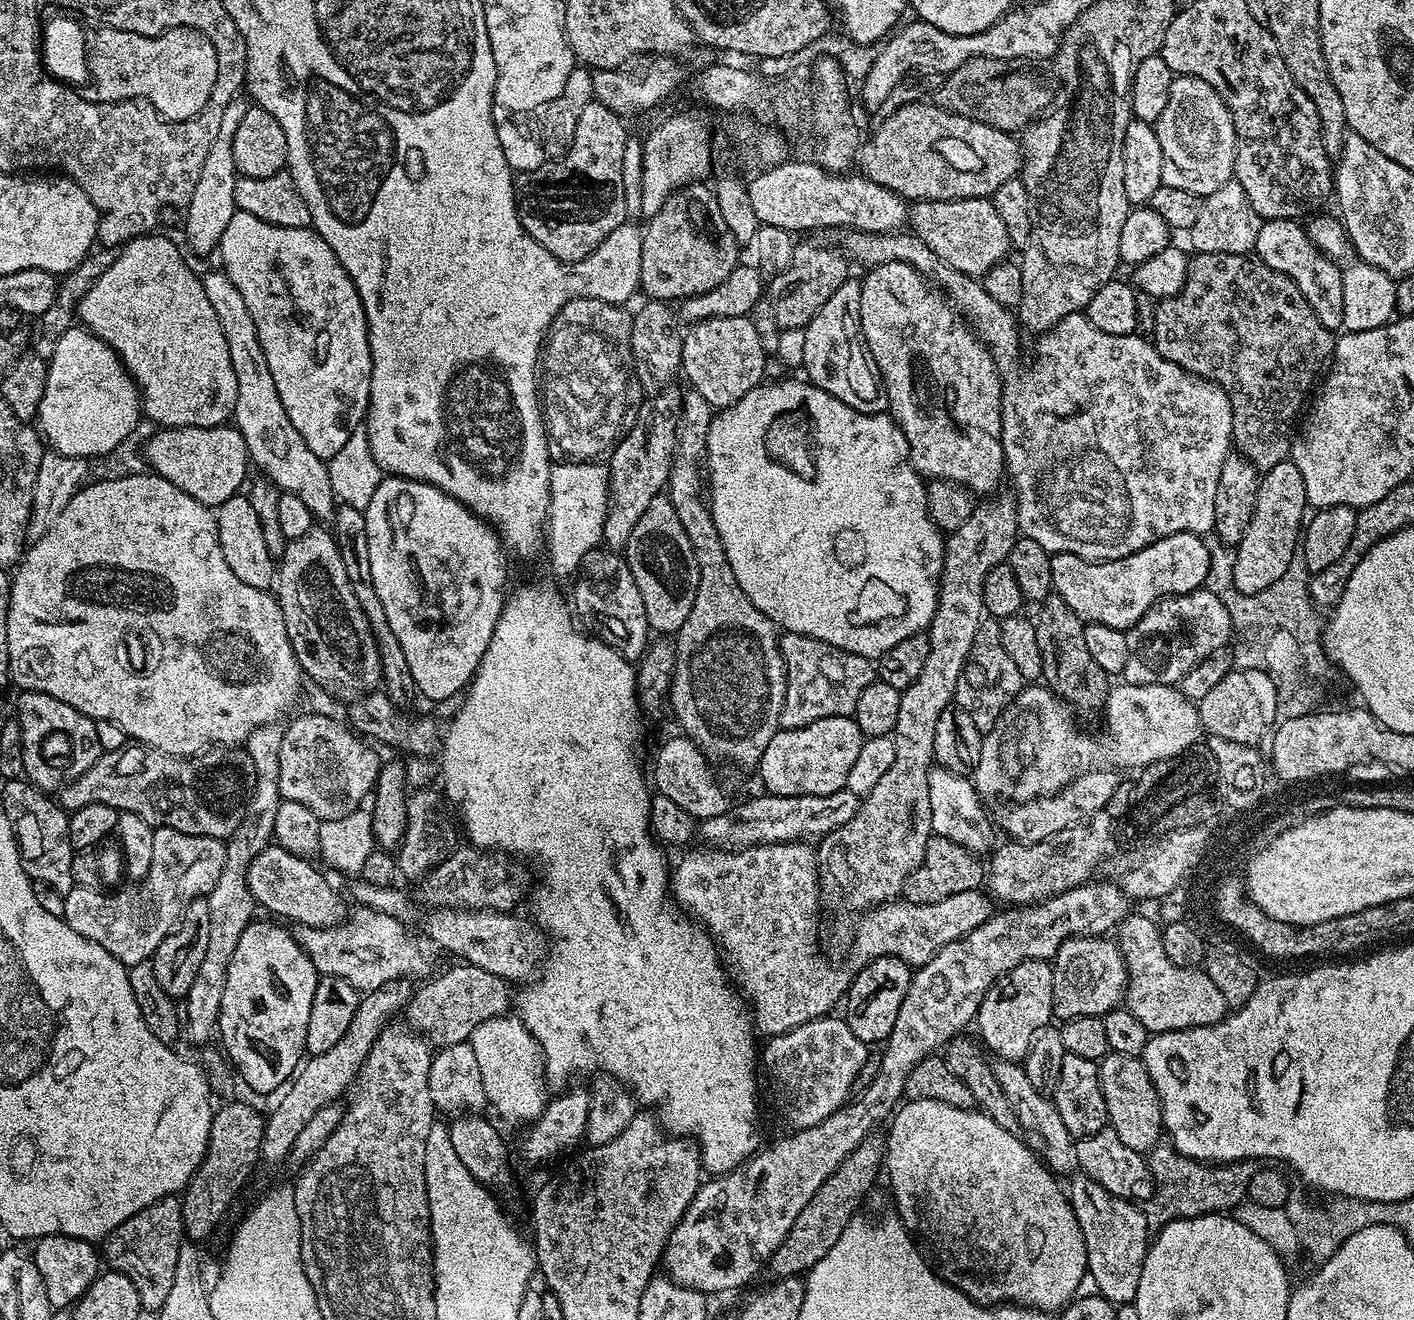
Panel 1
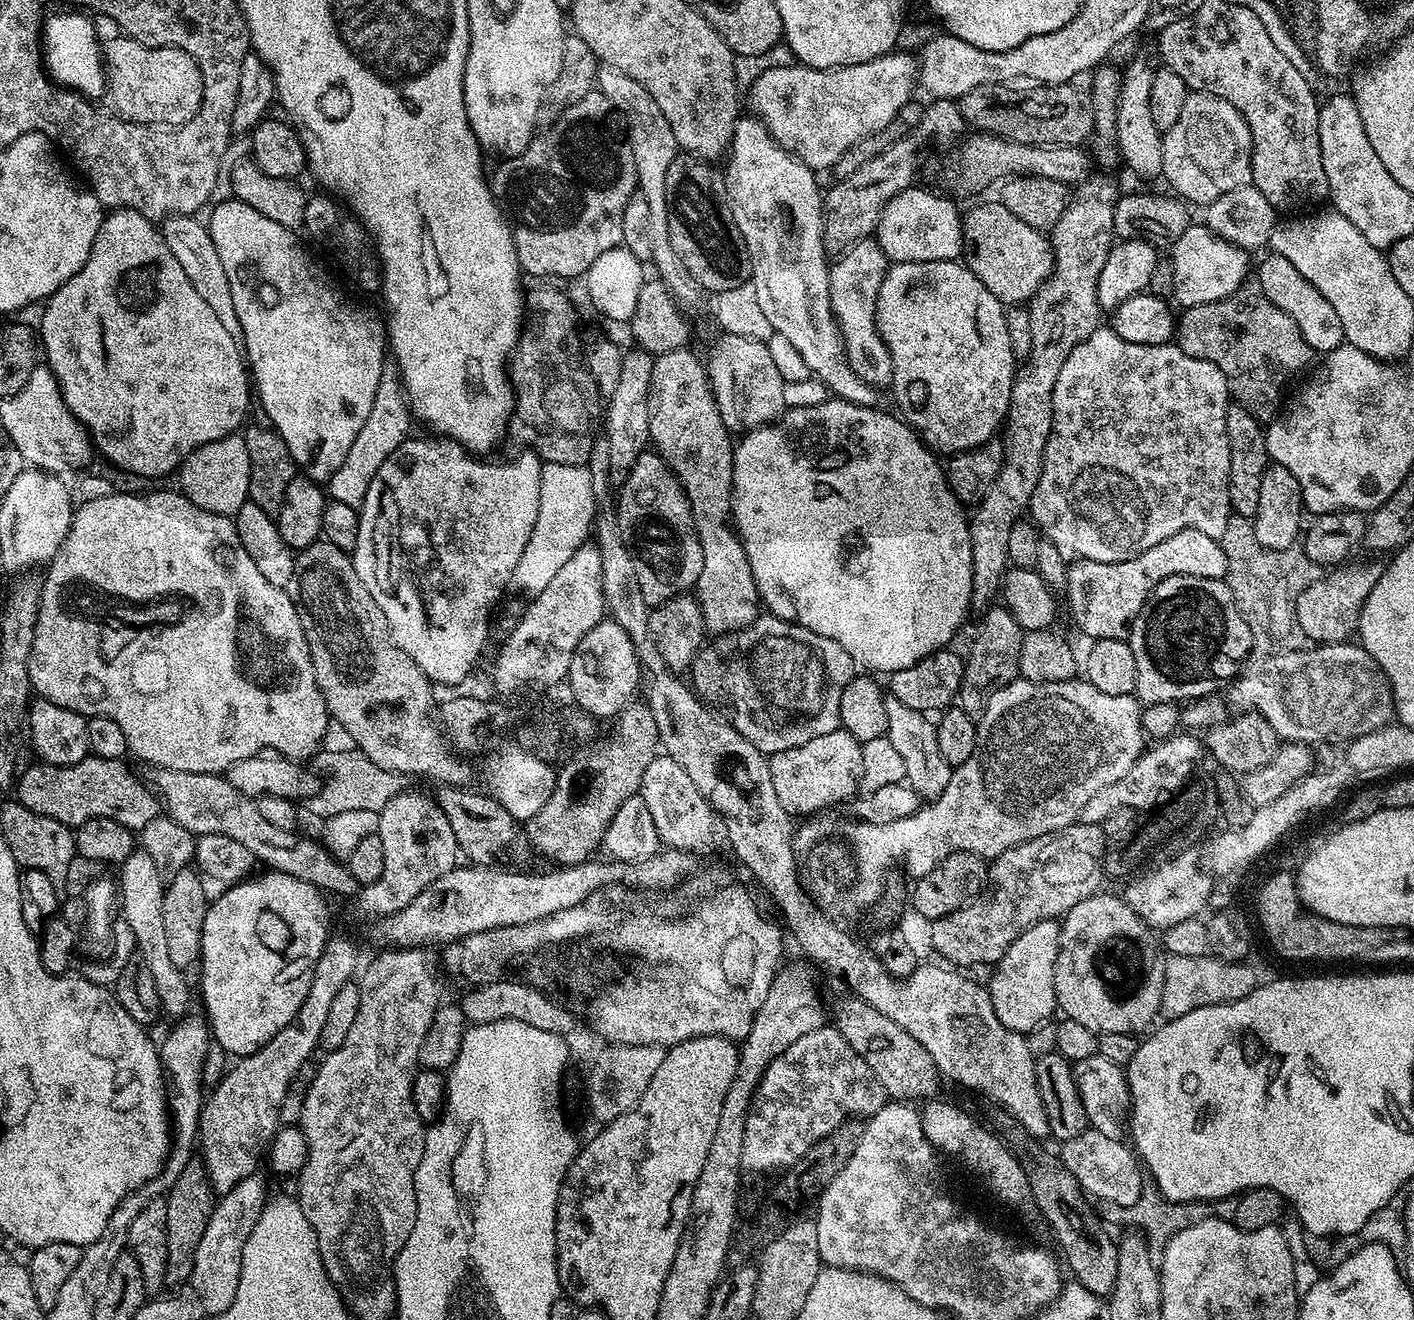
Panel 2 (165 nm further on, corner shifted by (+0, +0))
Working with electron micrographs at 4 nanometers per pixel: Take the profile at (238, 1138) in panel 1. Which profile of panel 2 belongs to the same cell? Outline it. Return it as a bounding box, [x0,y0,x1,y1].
[165,1158,217,1286]

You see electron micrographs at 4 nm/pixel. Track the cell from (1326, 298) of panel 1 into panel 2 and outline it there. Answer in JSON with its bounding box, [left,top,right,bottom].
[1258,254,1345,354]

